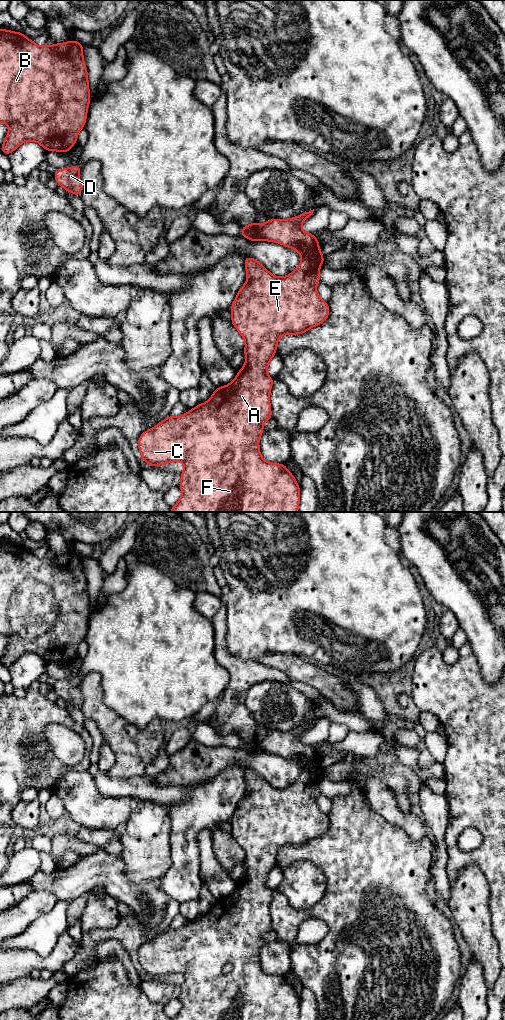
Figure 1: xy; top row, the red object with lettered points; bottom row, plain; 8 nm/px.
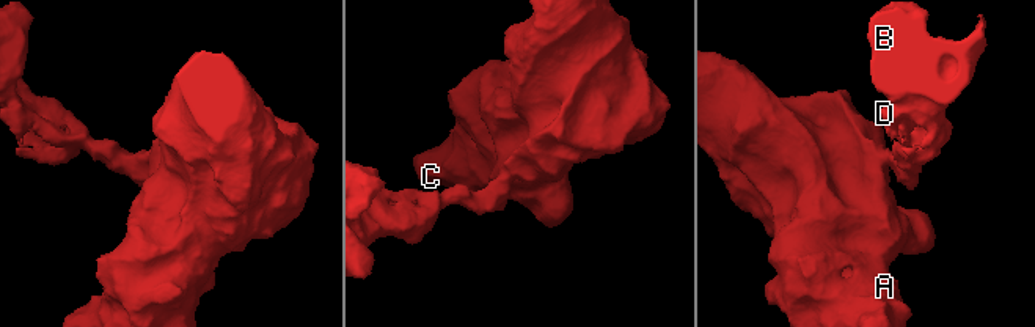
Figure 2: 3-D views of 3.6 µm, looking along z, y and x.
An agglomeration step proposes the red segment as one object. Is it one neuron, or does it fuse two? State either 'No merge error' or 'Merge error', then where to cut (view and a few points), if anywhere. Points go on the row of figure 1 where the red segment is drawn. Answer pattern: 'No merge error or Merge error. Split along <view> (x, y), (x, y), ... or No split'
Merge error. Split along xy (256, 224), (254, 235), (249, 239)

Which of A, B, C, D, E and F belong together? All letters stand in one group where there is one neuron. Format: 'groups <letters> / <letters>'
groups A C E F / B D

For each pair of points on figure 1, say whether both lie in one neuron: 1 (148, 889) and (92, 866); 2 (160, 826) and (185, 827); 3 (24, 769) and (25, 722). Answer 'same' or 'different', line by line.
1: same
2: different
3: same

